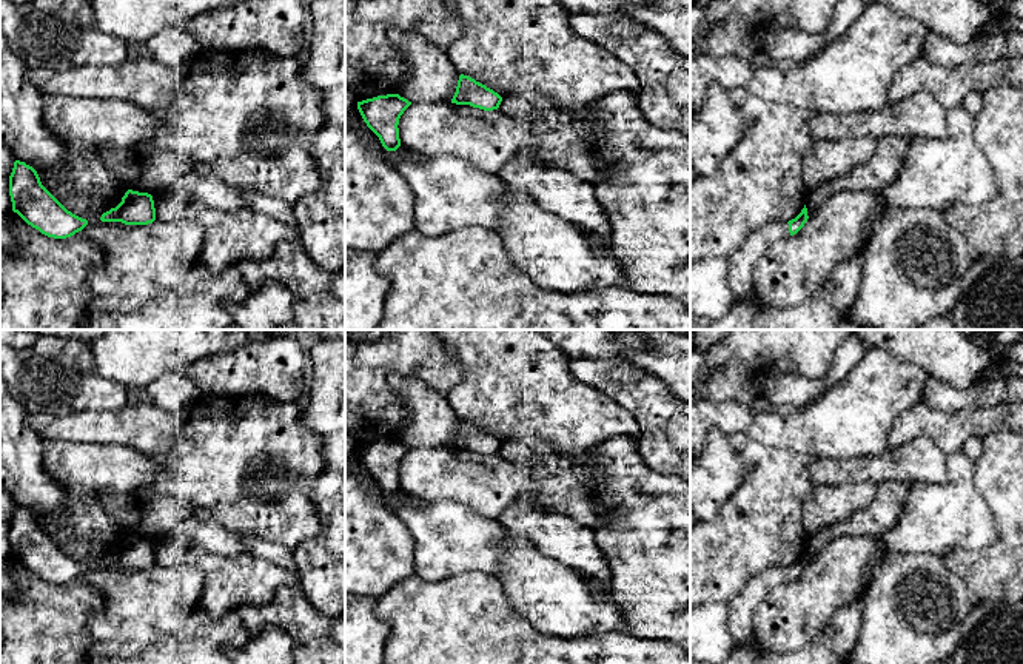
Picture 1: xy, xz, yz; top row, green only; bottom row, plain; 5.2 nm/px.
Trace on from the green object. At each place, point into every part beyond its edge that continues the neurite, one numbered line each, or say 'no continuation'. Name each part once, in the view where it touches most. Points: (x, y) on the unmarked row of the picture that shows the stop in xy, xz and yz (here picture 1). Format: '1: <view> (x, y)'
1: yz (741, 609)

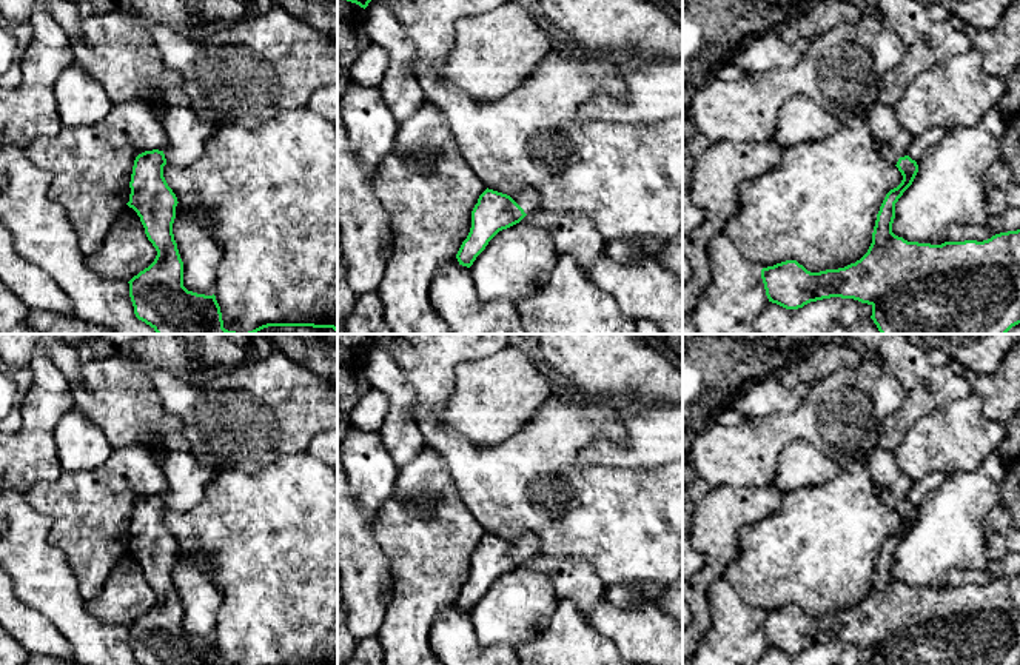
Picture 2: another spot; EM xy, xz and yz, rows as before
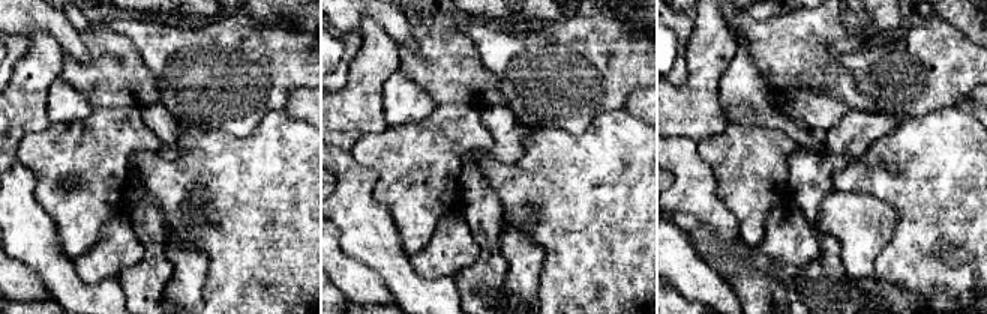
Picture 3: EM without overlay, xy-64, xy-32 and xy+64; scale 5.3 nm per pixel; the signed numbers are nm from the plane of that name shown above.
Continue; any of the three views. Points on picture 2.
1: xz (527, 544)

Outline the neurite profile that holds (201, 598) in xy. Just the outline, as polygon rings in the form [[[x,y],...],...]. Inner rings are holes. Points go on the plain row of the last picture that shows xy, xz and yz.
[[[177,548],[173,579],[183,607],[183,631],[197,639],[213,640],[223,594],[211,574],[197,566],[190,553]]]

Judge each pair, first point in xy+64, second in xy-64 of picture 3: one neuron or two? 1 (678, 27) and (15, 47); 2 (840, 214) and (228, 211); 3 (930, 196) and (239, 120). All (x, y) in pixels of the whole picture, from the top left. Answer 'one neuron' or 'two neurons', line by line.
1: one neuron
2: two neurons
3: two neurons

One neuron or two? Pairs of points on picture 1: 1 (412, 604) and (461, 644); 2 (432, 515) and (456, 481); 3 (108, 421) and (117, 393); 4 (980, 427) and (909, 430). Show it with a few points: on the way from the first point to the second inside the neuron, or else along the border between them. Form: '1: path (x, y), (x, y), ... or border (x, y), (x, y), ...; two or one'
1: path (424, 617), (449, 640); one
2: border (424, 499), (456, 501), (476, 512); two
3: border (128, 401), (116, 410), (76, 412); two
4: path (963, 427), (926, 427); one

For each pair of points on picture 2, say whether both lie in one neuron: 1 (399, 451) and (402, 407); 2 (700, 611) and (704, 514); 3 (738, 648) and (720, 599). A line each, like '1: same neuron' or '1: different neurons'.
1: same neuron
2: same neuron
3: same neuron

